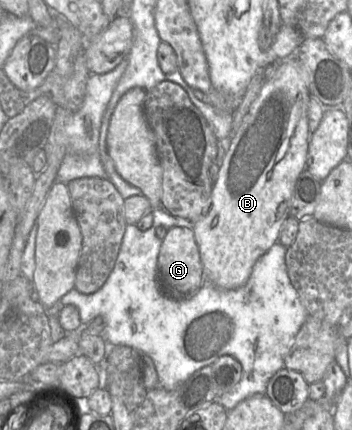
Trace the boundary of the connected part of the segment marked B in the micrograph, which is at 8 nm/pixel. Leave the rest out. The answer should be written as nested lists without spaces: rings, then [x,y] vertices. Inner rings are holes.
[[[287,58],[281,60],[278,63],[278,66],[273,75],[270,78],[267,78],[263,83],[257,98],[251,104],[250,109],[245,115],[241,125],[230,139],[230,145],[224,155],[223,163],[218,174],[218,179],[212,188],[211,205],[208,211],[193,223],[193,232],[196,243],[198,245],[200,259],[203,266],[204,280],[209,281],[218,288],[231,290],[243,286],[249,279],[256,261],[279,240],[281,226],[289,216],[290,198],[292,196],[295,182],[300,173],[306,169],[308,144],[311,135],[308,128],[309,97],[309,91],[305,86],[305,83],[300,75],[299,68],[294,59]]]

